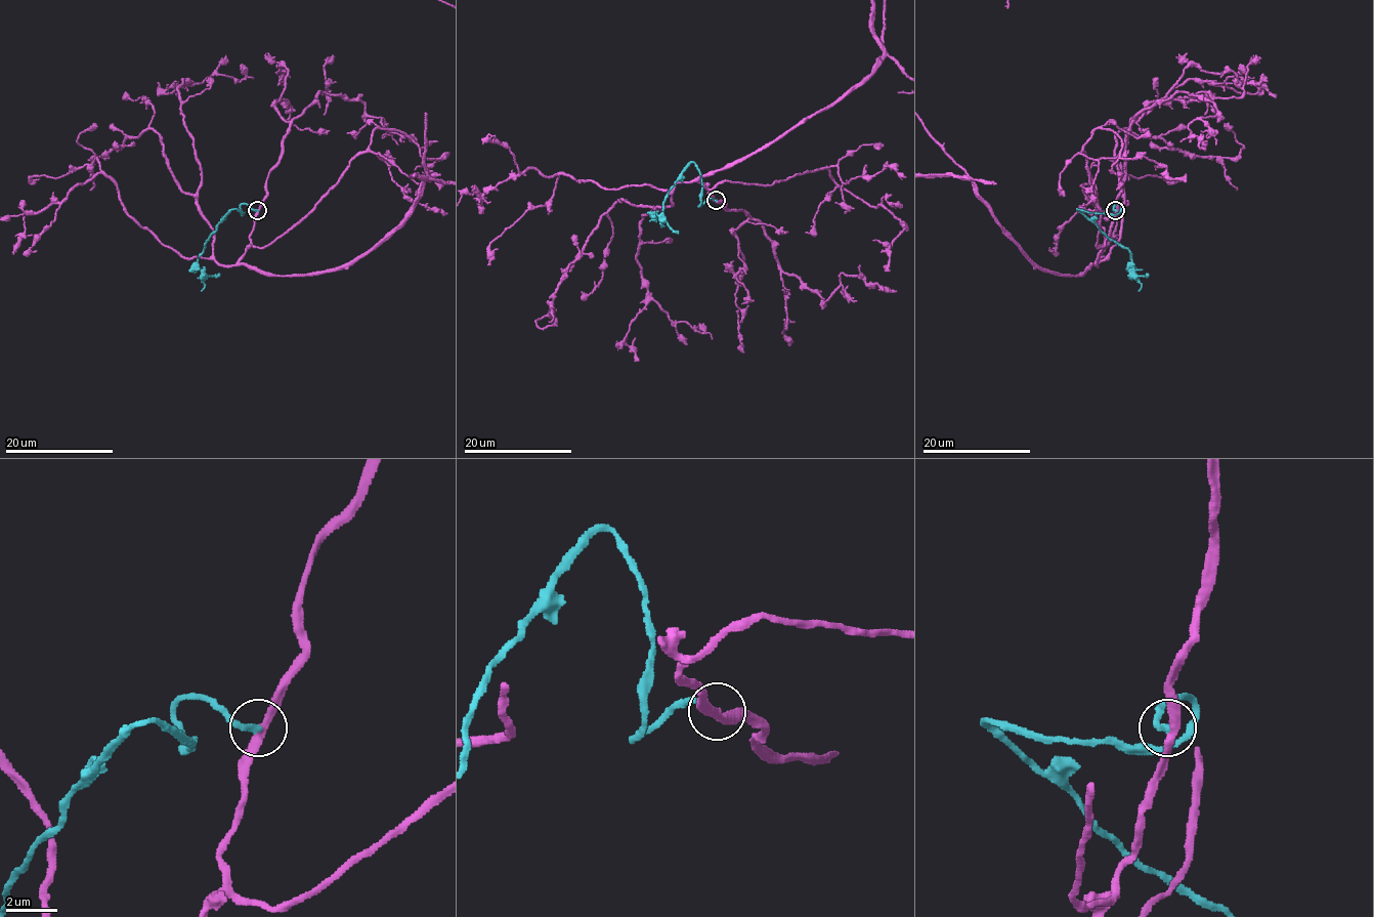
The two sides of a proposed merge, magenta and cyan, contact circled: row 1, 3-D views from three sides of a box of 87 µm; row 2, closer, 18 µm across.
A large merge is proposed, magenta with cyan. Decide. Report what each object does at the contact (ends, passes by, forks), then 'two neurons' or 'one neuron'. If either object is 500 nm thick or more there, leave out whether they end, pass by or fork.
magenta passes by; cyan ends there; two neurons

